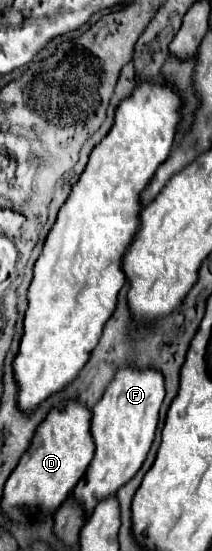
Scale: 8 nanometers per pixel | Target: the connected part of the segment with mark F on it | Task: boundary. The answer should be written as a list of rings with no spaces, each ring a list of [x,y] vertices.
[[[121,367],[107,385],[103,397],[93,407],[91,433],[95,439],[95,455],[73,489],[73,495],[83,503],[85,515],[91,515],[95,505],[109,495],[115,495],[143,465],[155,437],[159,407],[165,397],[161,371]]]

